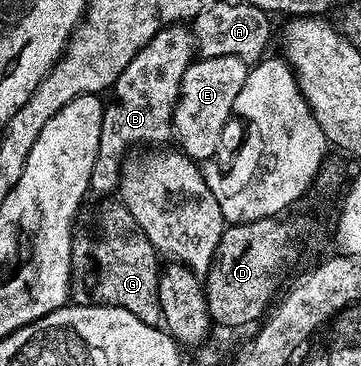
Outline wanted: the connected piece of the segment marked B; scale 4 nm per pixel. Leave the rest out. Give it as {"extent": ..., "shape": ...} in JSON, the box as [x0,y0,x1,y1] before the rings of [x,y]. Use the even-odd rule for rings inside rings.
{"extent":[90,24,196,194],"shape":[[[186,24],[167,25],[121,71],[113,86],[115,98],[106,102],[101,123],[99,154],[93,163],[90,192],[114,194],[125,162],[134,145],[159,147],[162,141],[172,140],[175,105],[179,102],[181,79],[185,71],[196,60],[195,34]]]}

